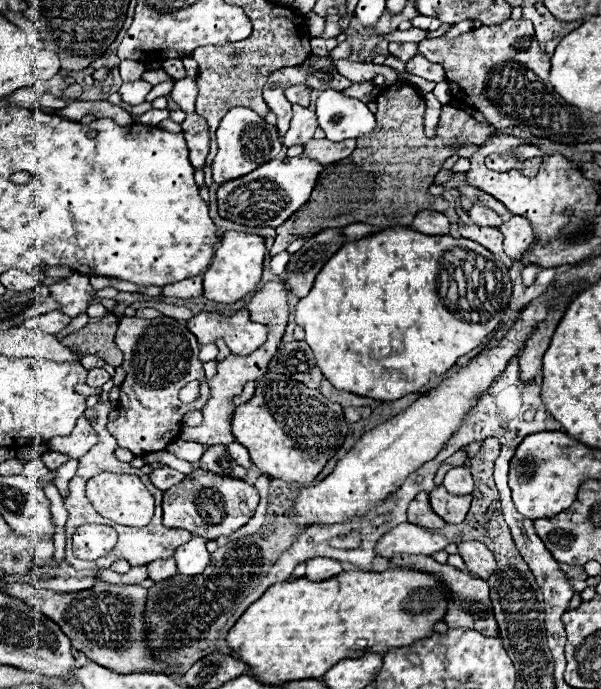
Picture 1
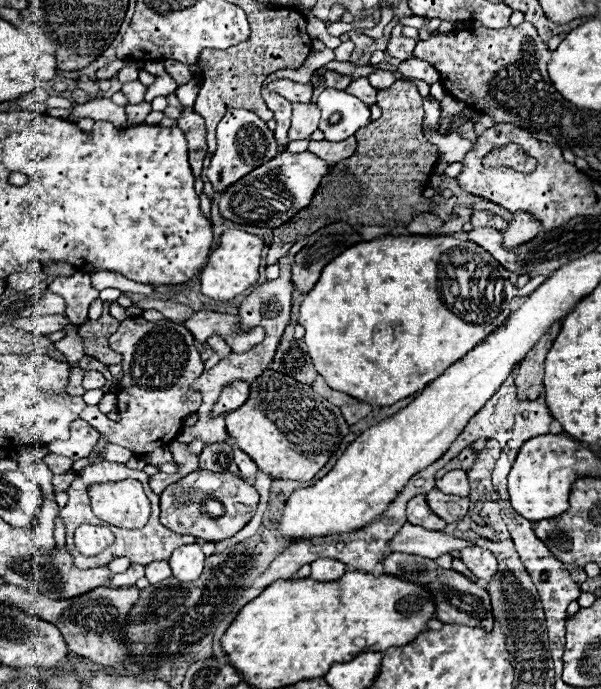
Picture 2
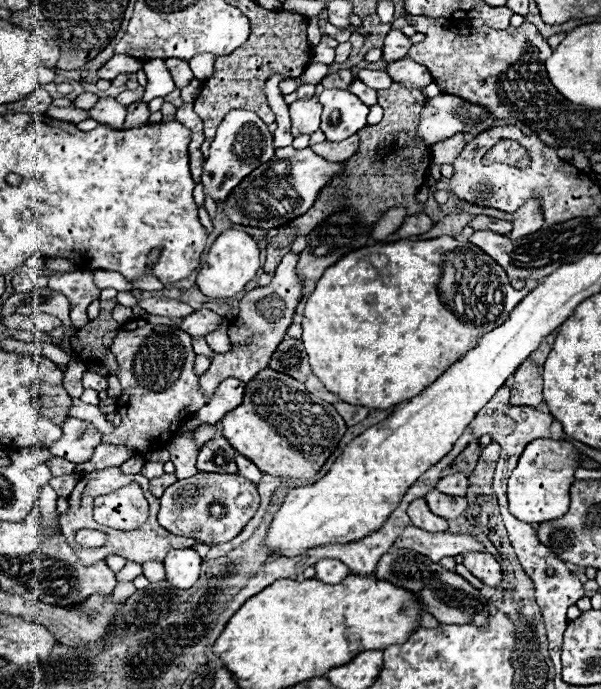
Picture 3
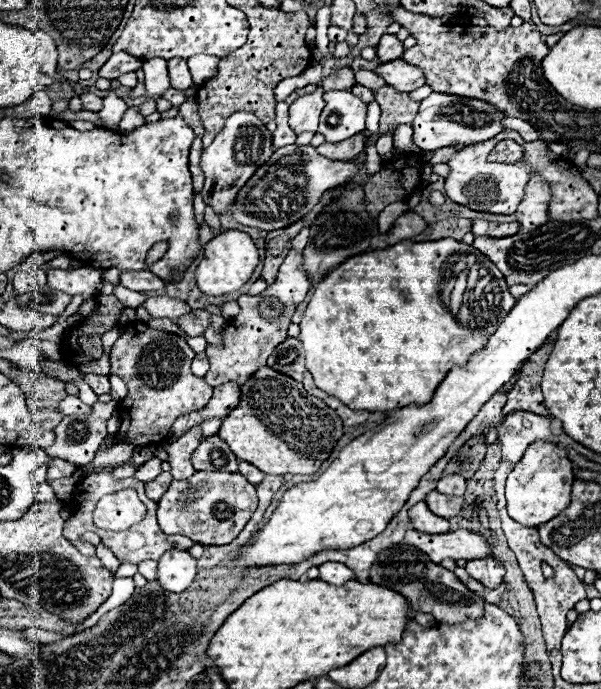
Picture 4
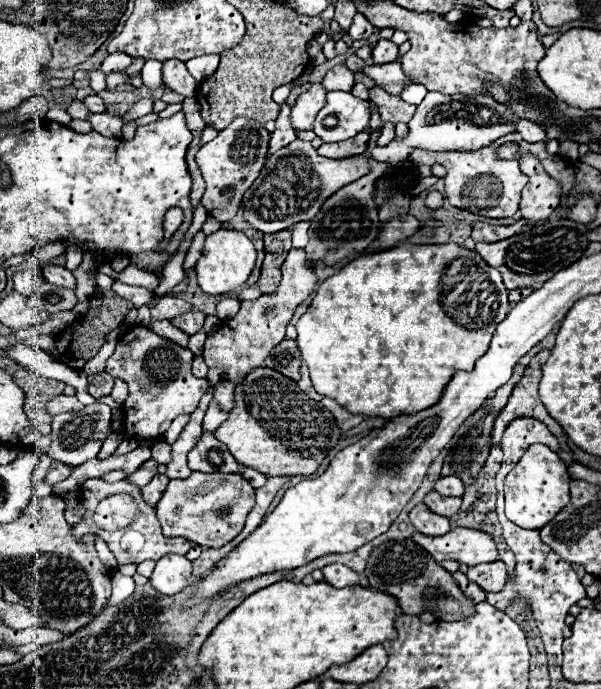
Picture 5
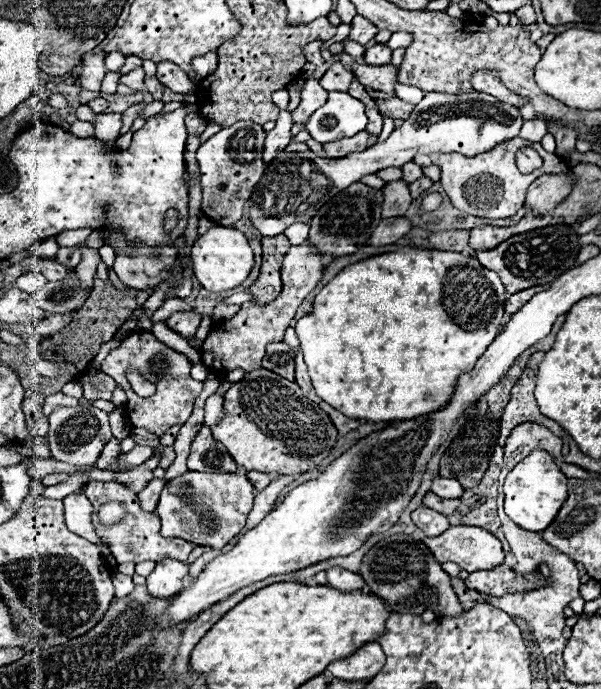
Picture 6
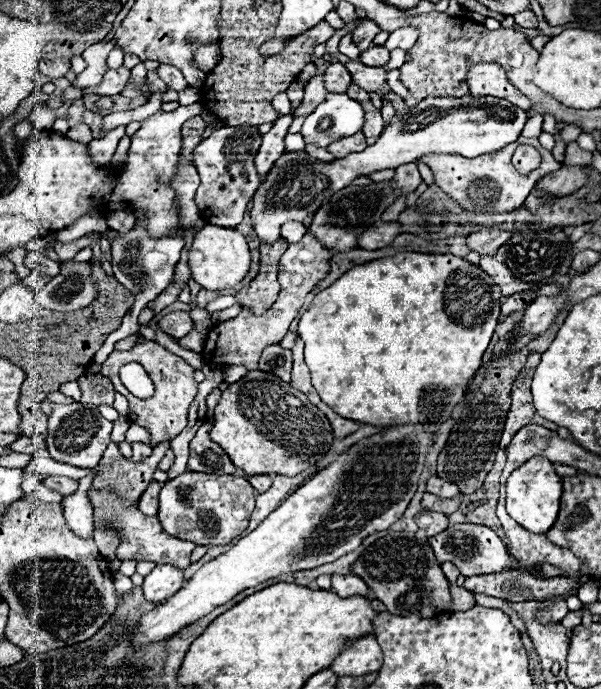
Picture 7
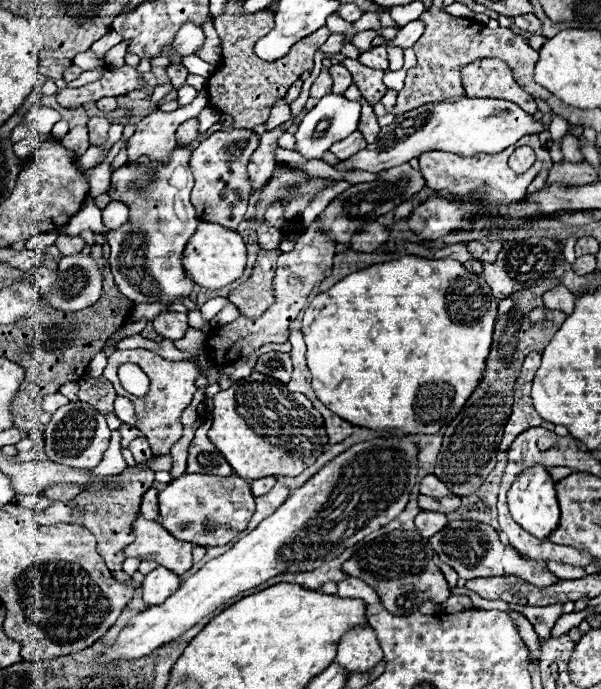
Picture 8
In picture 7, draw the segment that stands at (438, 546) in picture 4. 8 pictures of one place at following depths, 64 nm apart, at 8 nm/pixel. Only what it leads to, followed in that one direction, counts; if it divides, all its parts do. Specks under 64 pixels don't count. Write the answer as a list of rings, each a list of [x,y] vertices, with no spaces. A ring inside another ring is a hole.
[[[450,524],[438,536],[428,538],[428,542],[430,542],[436,558],[440,562],[452,562],[464,578],[480,576],[480,574],[496,574],[496,572],[502,572],[502,570],[508,570],[508,568],[522,570],[522,566],[518,566],[518,560],[512,558],[510,552],[504,548],[504,542],[498,538],[498,534],[494,530],[490,530],[488,526]]]

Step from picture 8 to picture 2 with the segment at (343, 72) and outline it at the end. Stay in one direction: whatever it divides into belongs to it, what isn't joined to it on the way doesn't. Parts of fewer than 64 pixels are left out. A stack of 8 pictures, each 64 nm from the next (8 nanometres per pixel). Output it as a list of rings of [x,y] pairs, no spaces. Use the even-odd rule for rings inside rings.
[[[324,70],[318,76],[314,76],[314,86],[322,86],[322,88],[346,88],[350,84],[352,76],[342,76],[338,72],[332,70]]]

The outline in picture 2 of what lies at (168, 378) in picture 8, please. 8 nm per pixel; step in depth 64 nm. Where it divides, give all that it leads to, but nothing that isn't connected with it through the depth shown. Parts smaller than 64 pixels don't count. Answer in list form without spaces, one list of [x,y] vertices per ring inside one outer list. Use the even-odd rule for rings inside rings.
[[[126,318],[110,336],[110,348],[122,354],[120,364],[124,376],[118,392],[120,422],[110,422],[97,406],[90,405],[80,412],[79,418],[100,430],[110,444],[120,444],[134,454],[150,454],[156,448],[164,448],[178,436],[184,418],[202,404],[200,392],[194,392],[184,400],[190,386],[204,370],[192,334],[182,324],[170,320],[146,322],[144,318]],[[140,376],[150,376],[150,380],[140,380]]]

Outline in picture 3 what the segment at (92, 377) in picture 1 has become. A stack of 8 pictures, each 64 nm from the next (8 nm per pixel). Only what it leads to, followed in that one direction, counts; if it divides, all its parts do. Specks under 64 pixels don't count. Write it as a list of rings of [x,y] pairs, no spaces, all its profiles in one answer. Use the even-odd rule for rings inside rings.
[[[84,372],[82,384],[84,384],[84,388],[96,390],[96,392],[104,392],[104,390],[108,388],[106,378],[104,378],[104,376],[98,376],[98,374],[94,374],[94,372]]]

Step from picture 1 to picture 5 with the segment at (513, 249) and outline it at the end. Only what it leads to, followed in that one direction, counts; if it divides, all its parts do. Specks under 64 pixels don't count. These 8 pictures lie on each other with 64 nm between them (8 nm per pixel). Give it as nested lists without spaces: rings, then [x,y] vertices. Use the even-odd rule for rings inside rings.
[[[546,172],[530,176],[530,182],[522,190],[520,212],[522,218],[530,224],[544,224],[550,216],[550,210],[556,210],[560,204],[562,186],[558,180],[548,176]]]

